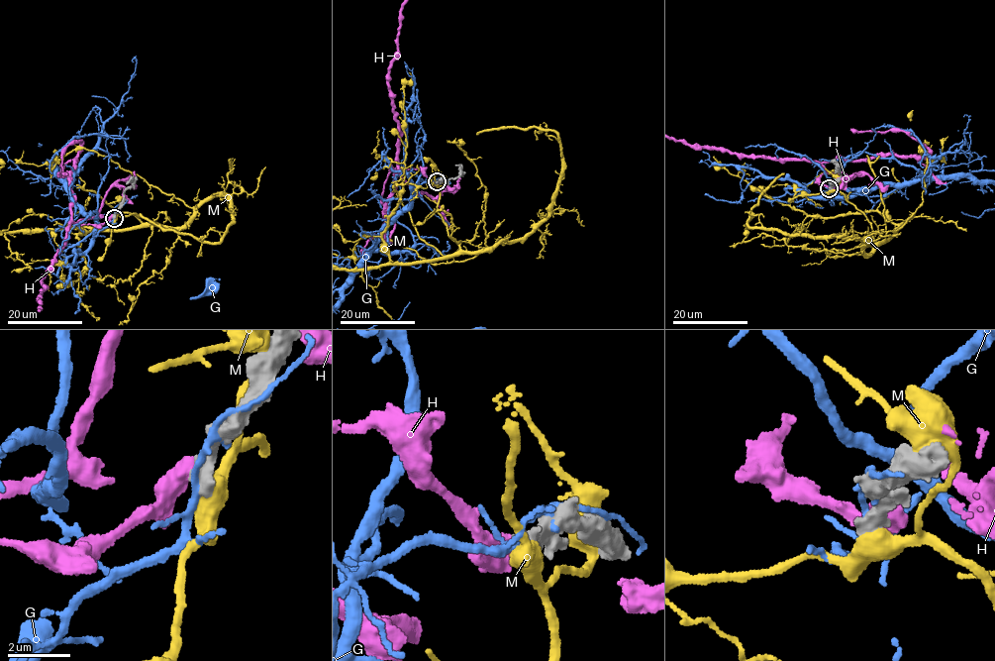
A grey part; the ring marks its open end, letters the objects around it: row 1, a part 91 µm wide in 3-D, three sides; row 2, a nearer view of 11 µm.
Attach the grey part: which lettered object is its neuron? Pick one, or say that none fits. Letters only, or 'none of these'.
none of these

